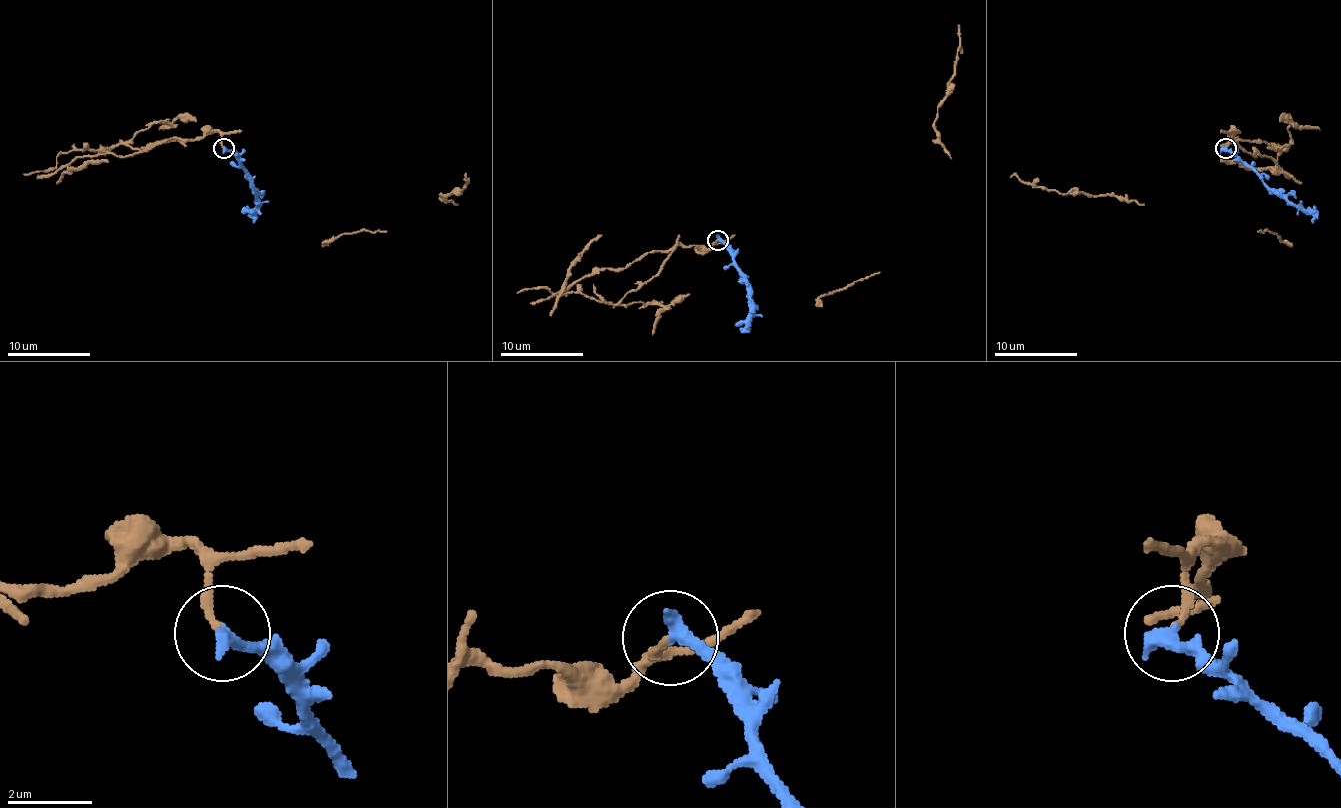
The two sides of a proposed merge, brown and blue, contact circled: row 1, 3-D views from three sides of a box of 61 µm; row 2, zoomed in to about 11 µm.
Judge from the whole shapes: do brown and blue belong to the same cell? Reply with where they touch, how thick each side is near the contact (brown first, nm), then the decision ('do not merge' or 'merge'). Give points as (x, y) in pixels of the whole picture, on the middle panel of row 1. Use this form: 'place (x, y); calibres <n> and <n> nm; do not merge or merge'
place (717, 240); calibres 180 and 400 nm; do not merge

